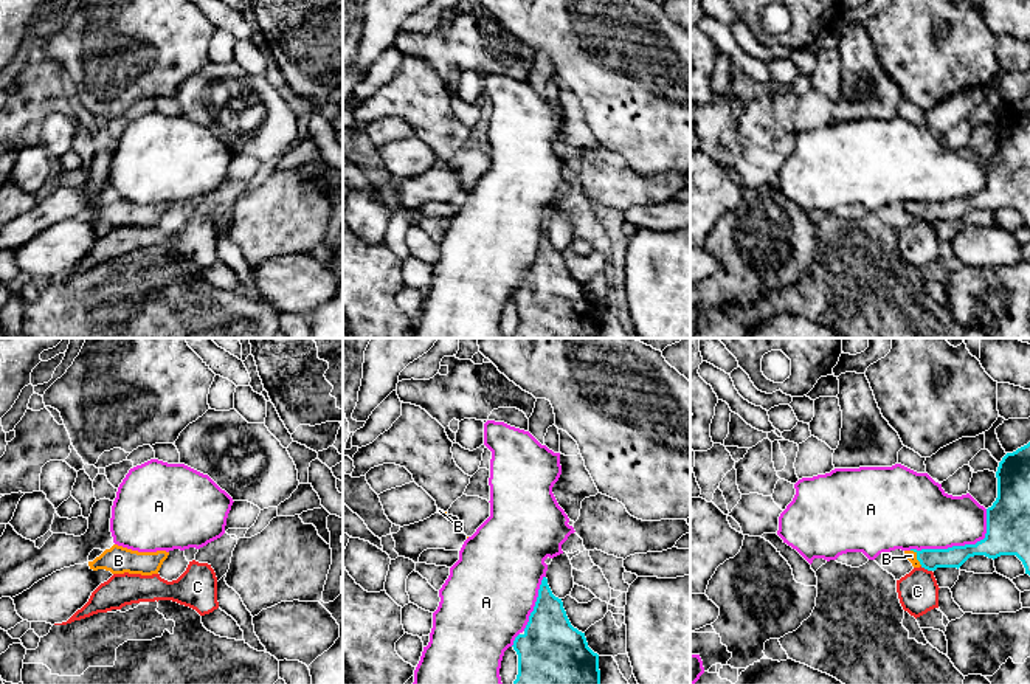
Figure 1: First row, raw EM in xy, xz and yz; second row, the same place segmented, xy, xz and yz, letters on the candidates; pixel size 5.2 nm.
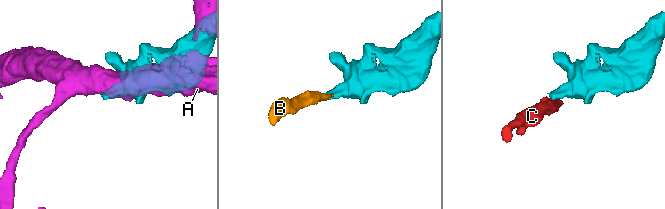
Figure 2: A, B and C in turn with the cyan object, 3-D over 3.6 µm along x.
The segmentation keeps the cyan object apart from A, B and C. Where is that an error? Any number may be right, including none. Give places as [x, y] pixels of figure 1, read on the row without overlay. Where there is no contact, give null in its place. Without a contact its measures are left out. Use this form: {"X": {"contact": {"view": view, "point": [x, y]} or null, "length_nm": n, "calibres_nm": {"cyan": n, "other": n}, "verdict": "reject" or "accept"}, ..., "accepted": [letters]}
{"A": {"contact": {"view": "yz", "point": [960, 199]}, "length_nm": 460, "calibres_nm": {"cyan": 220, "other": 340}, "verdict": "reject"}, "B": {"contact": {"view": "yz", "point": [917, 210]}, "length_nm": 110, "calibres_nm": {"cyan": 110, "other": 60}, "verdict": "accept"}, "C": {"contact": {"view": "yz", "point": [926, 221]}, "length_nm": 70, "calibres_nm": {"cyan": 110, "other": 200}, "verdict": "reject"}, "accepted": ["B"]}

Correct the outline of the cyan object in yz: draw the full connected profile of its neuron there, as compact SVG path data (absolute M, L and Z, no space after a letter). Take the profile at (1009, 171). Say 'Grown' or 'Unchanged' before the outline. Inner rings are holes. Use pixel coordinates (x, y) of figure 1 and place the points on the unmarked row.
Grown. M1030 95L999 115L997 150L987 161L987 186L976 197L904 203L914 220L960 220L970 209L1016 208L1030 228Z

